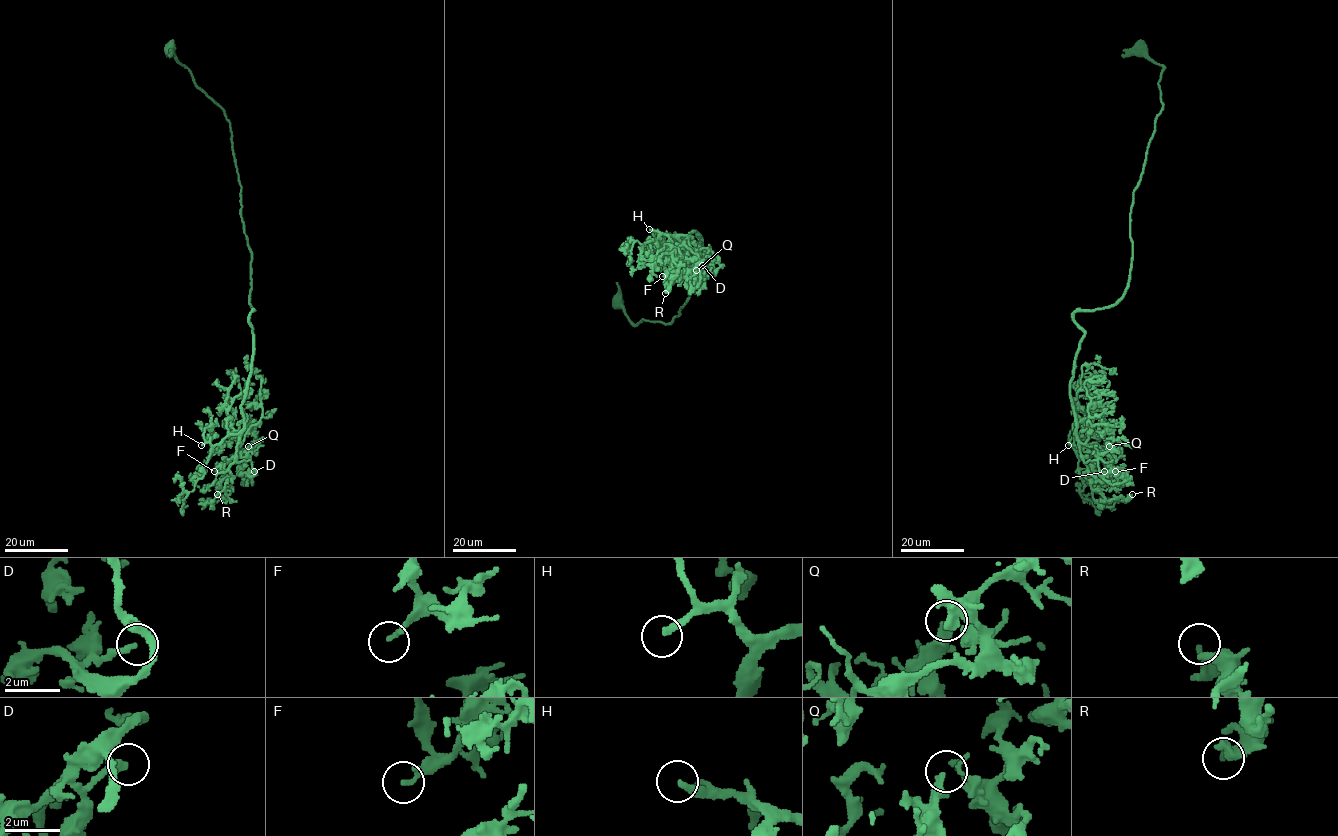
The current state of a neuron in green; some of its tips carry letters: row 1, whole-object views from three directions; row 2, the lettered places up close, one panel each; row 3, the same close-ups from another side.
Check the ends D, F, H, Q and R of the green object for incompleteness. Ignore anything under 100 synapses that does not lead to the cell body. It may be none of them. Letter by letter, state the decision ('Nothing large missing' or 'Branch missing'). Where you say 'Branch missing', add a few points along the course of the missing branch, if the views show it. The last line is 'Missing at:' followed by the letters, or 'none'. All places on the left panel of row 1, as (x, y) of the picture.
D: Nothing large missing
F: Nothing large missing
H: Branch missing. Course of what is missing: (201, 445), (185, 439), (182, 456)
Q: Nothing large missing
R: Nothing large missing
Missing at: H

